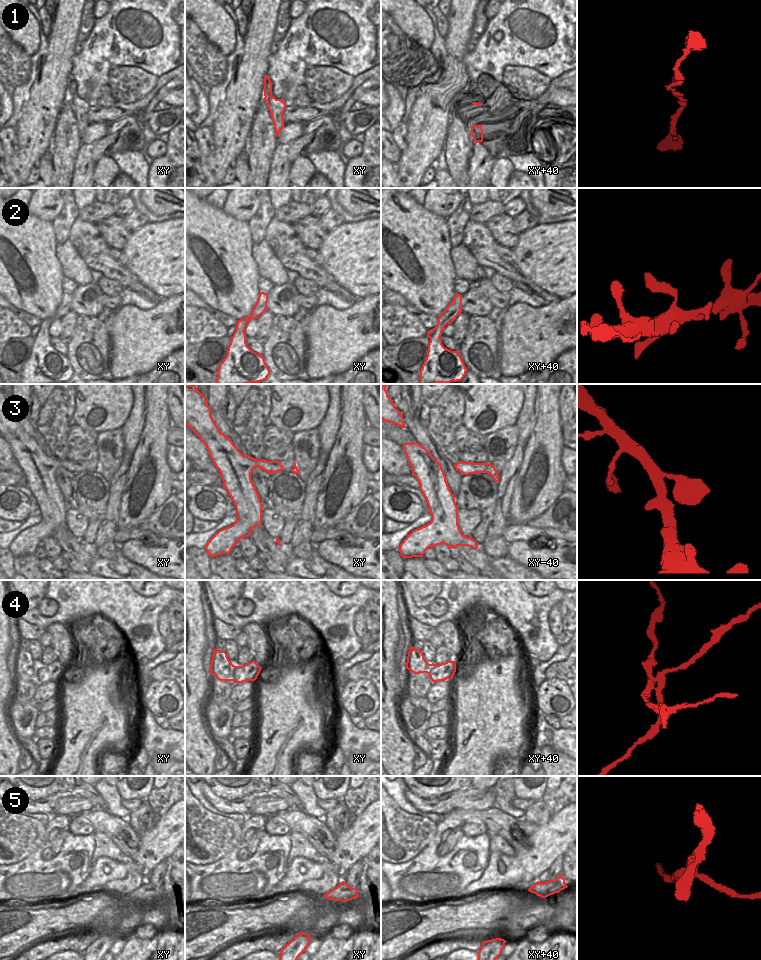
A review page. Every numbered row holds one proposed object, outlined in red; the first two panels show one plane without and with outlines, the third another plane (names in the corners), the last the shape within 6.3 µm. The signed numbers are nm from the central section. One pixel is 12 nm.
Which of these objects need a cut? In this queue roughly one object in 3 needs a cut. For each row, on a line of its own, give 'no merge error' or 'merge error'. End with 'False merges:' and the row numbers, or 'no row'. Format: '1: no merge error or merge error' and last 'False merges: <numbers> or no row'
1: no merge error
2: no merge error
3: no merge error
4: merge error
5: merge error
False merges: 4, 5

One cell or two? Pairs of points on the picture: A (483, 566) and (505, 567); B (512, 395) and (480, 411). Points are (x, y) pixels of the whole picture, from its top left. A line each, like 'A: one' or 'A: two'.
A: two
B: one

